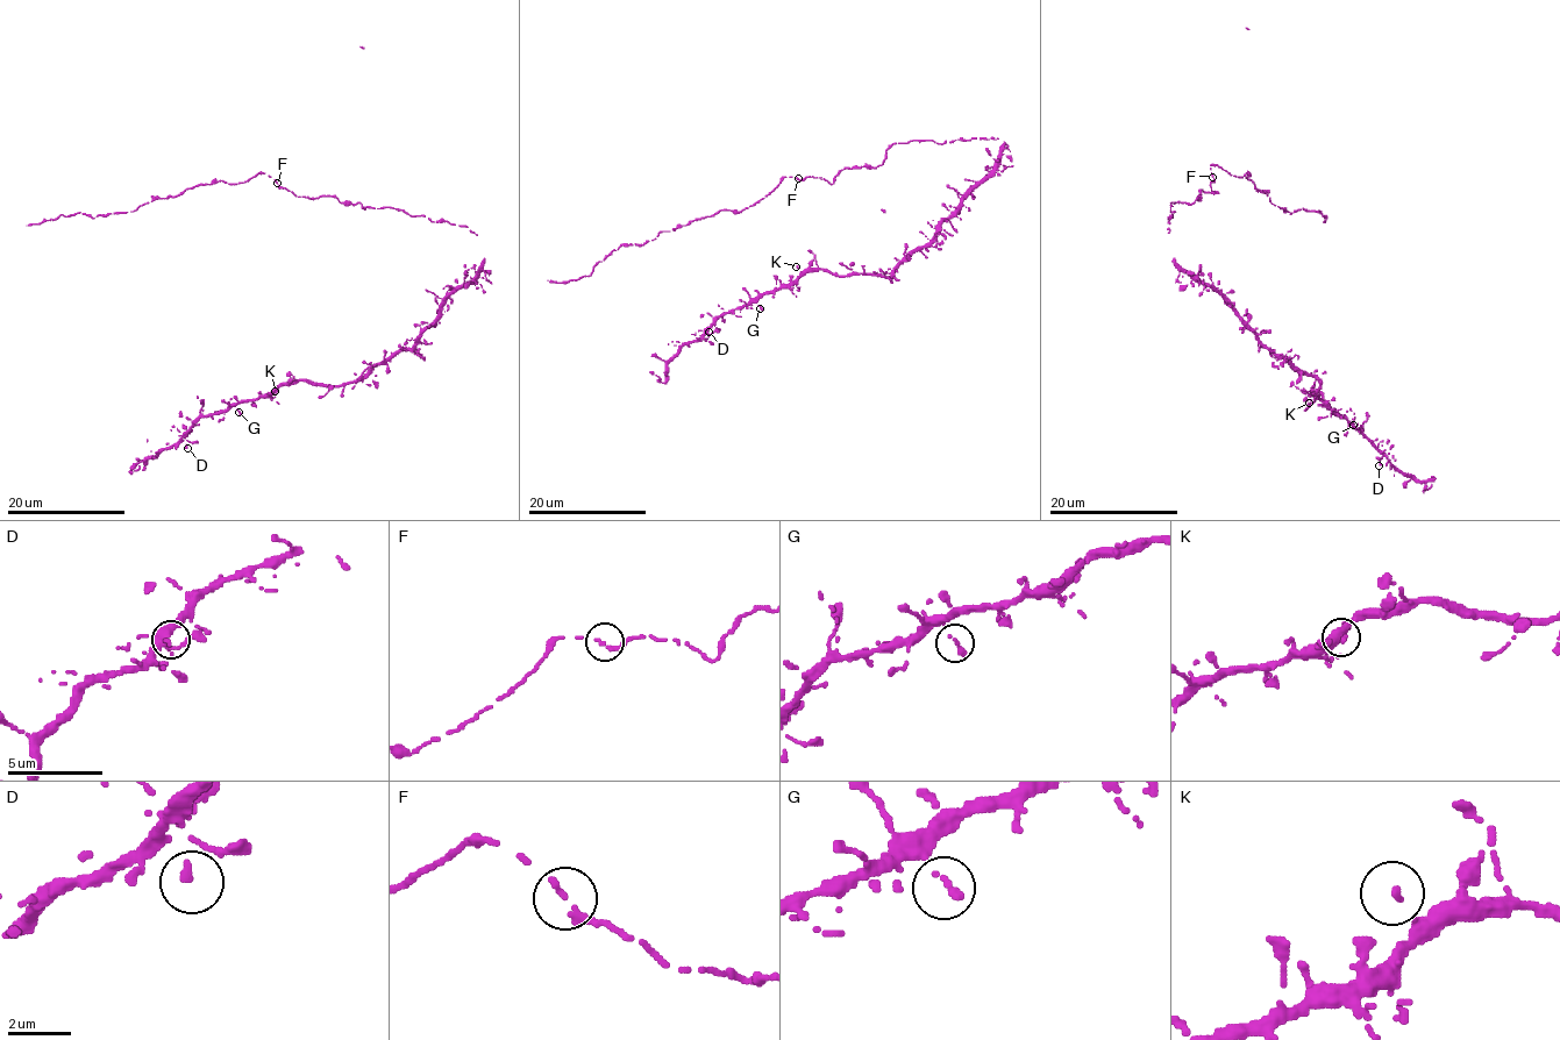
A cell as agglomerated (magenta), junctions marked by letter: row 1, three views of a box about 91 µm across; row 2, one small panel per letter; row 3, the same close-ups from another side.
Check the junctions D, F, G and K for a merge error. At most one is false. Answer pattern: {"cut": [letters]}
{"cut": []}

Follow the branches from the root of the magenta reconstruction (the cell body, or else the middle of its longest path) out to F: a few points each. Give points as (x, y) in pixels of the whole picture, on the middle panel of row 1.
F: (995, 139), (894, 143), (880, 165), (843, 169), (832, 184), (820, 177), (798, 178)

